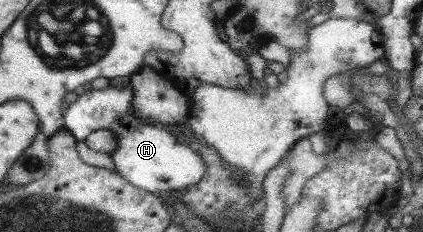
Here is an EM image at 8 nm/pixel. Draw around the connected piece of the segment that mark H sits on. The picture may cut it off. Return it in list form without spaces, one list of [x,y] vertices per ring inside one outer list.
[[[111,84],[104,89],[80,90],[76,101],[66,104],[64,109],[64,128],[77,139],[85,141],[88,134],[97,129],[106,128],[118,137],[114,152],[110,153],[116,171],[128,181],[150,193],[162,191],[174,194],[196,185],[206,173],[206,164],[202,156],[188,144],[179,143],[166,126],[146,122],[132,110],[134,92],[130,84],[116,87]]]

